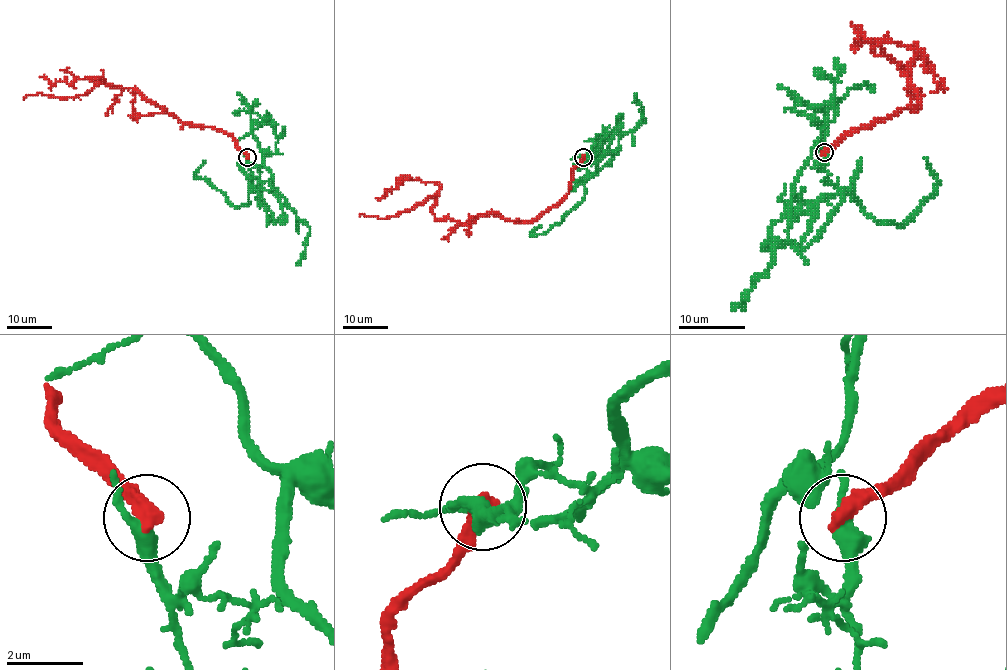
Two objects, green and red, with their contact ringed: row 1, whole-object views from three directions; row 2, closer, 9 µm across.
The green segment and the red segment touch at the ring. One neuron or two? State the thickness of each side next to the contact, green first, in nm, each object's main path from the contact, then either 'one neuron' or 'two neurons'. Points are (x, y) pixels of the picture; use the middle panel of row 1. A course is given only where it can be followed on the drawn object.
calibres 380 and 480 nm; course green (583, 156), (593, 176), (620, 127), (620, 115), (600, 145), (612, 152), (611, 164), (570, 189); course red (584, 156), (567, 194), (528, 221), (484, 214), (467, 223), (436, 219), (434, 195), (385, 218), (359, 215); two neurons

